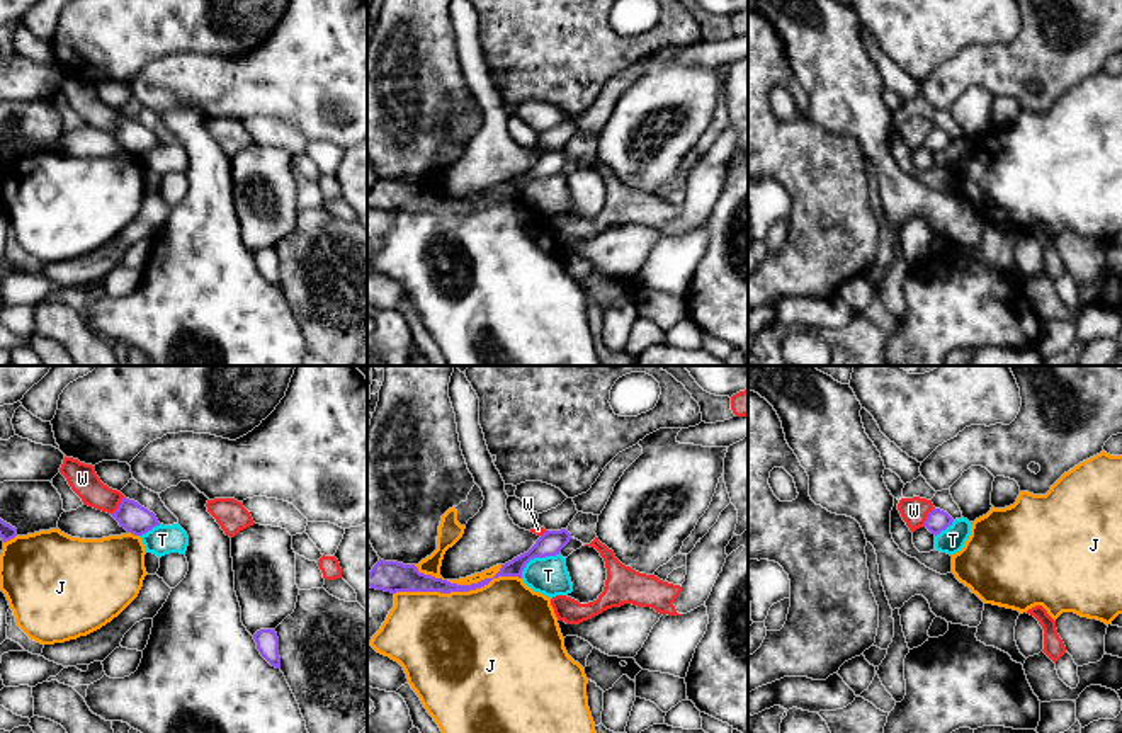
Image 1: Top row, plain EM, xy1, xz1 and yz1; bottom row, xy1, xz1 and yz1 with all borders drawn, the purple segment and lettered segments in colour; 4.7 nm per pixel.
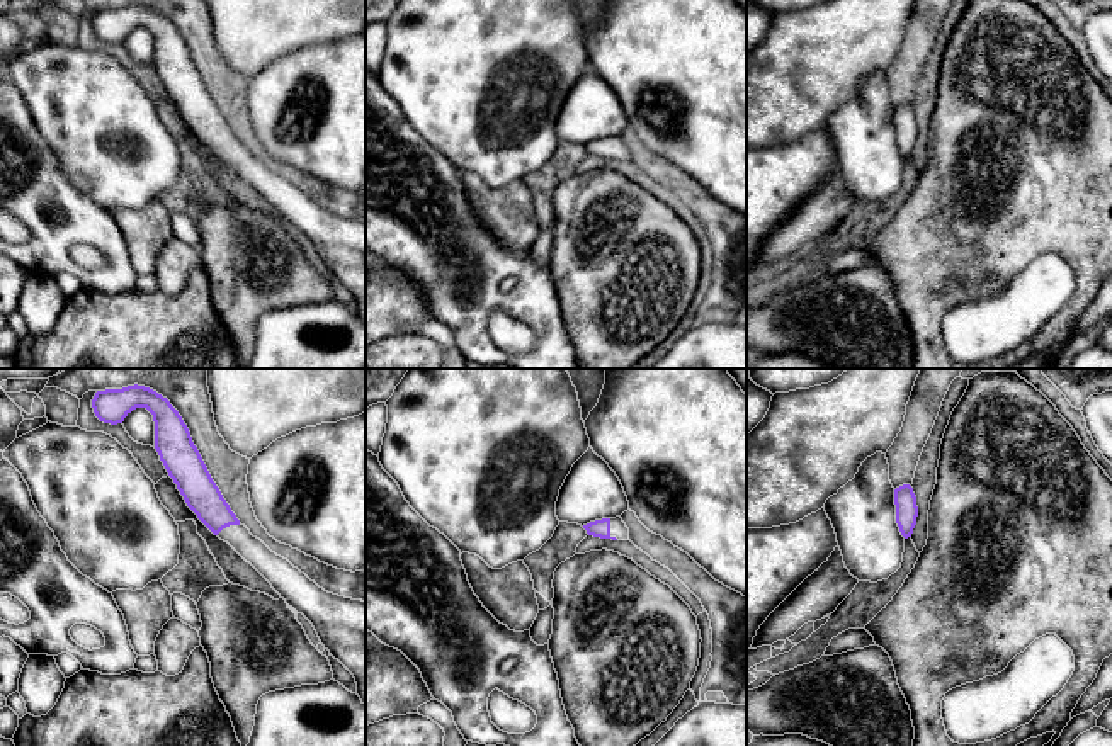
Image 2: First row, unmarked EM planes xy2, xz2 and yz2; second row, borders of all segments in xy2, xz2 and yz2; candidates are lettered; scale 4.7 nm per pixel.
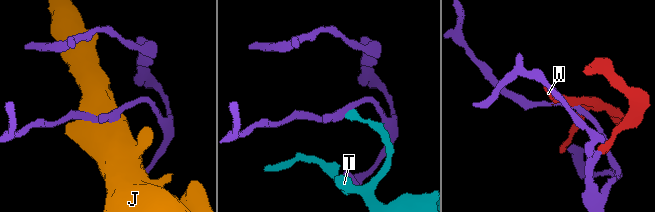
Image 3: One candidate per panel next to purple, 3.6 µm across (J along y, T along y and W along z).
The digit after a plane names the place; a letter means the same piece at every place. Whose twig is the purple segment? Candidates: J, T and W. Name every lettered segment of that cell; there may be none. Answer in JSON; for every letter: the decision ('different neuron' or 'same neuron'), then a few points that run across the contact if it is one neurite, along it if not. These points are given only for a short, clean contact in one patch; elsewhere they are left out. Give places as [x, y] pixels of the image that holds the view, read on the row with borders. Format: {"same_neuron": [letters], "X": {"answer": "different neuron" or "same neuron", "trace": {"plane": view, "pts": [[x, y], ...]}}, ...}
{"same_neuron": [], "J": {"answer": "different neuron"}, "T": {"answer": "different neuron", "trace": {"plane": "xz1", "pts": [[558, 553], [534, 556], [521, 577]]}}, "W": {"answer": "different neuron"}}

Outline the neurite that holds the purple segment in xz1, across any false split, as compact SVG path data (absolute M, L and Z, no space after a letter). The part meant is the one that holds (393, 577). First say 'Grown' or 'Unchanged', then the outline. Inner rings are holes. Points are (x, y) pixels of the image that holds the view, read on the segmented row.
Unchanged. M379 561L367 573L367 587L384 592L469 592L488 585L493 578L484 578L471 585L457 585L432 575L420 573L415 565L398 561Z

